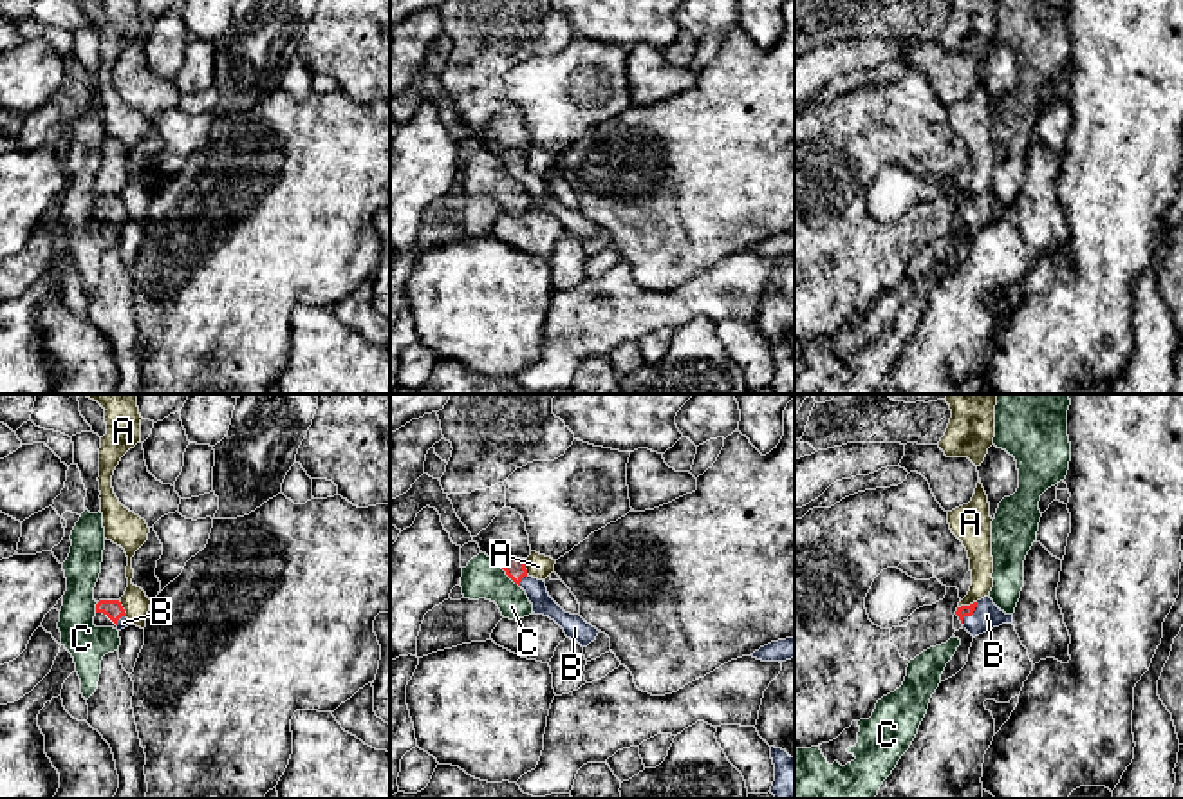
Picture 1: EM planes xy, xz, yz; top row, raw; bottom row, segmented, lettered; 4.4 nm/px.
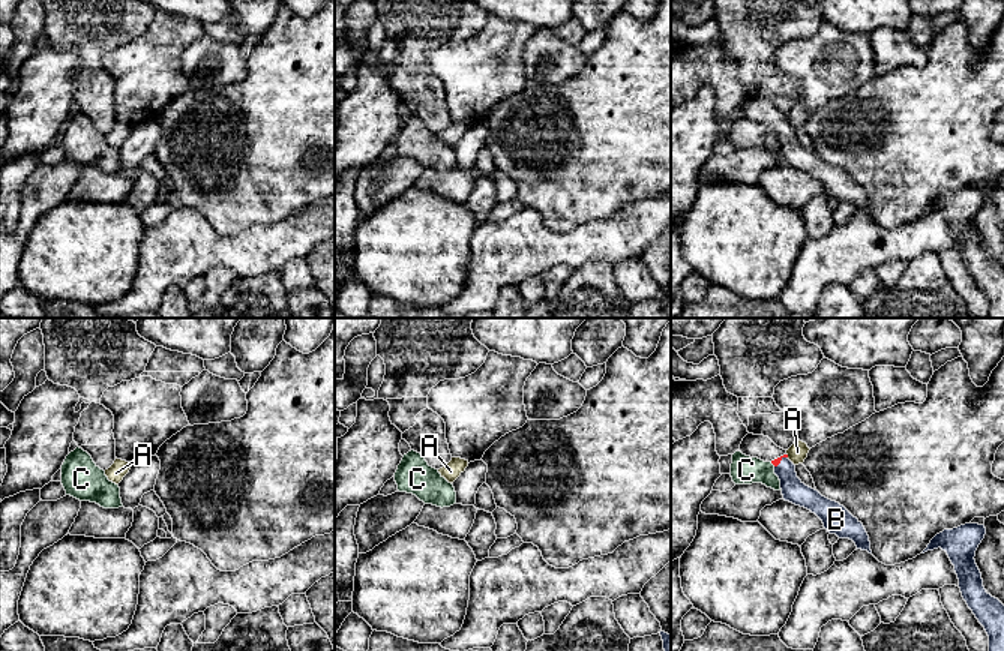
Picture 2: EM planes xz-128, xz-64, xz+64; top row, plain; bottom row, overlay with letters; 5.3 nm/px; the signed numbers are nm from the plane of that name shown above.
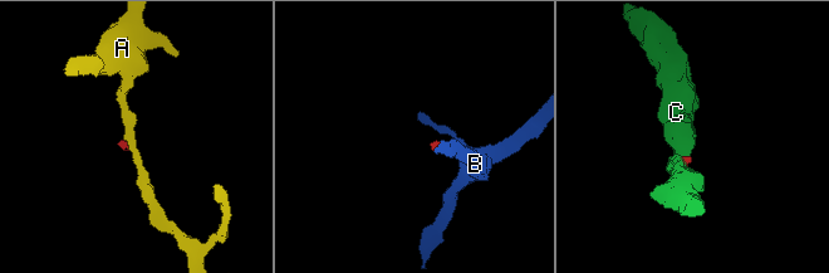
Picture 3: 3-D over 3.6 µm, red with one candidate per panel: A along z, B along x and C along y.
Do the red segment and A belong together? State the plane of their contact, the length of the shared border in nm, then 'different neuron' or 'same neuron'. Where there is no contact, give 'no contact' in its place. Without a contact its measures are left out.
meets red in yz; contact 90 nm long; different neuron

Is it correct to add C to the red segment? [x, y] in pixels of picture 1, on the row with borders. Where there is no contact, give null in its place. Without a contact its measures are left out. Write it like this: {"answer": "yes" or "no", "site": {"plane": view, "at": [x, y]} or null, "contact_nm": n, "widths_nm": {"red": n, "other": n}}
{"answer": "no", "site": {"plane": "xz", "at": [508, 575]}, "contact_nm": 140, "widths_nm": {"red": 100, "other": 180}}

